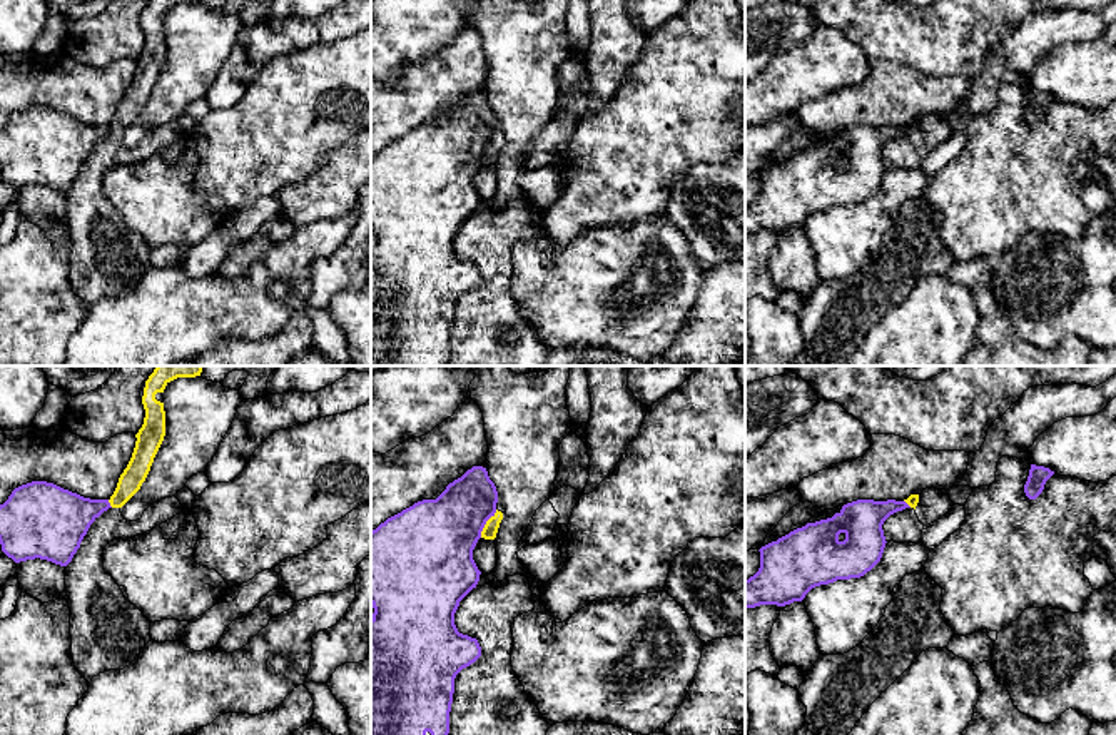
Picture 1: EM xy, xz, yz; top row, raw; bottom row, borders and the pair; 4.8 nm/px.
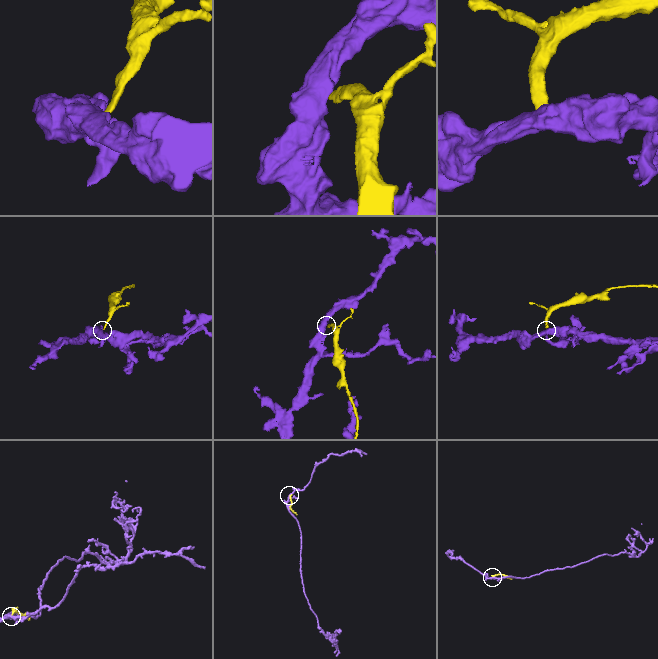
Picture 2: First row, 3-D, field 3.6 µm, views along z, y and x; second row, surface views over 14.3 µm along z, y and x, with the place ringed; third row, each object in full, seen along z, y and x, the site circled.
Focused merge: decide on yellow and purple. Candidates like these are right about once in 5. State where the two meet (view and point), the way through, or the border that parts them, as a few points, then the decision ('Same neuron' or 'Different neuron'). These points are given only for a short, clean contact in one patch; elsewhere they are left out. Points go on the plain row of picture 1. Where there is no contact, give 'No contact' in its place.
Touches yellow at xz (486, 149). Boundary: xz (497, 136), (480, 162). Different neuron

